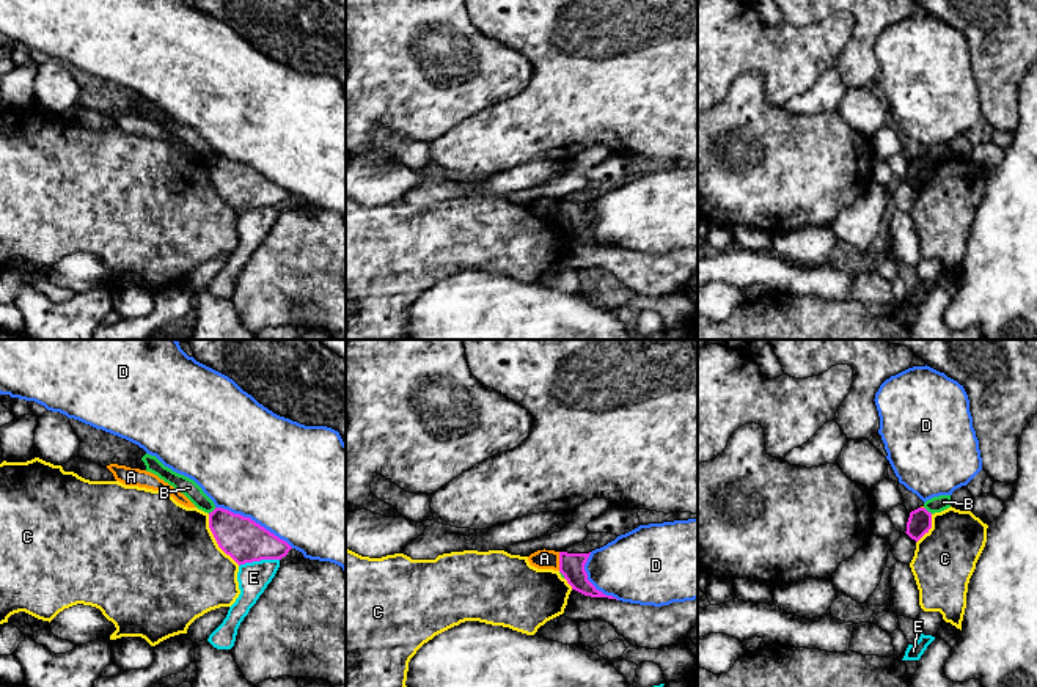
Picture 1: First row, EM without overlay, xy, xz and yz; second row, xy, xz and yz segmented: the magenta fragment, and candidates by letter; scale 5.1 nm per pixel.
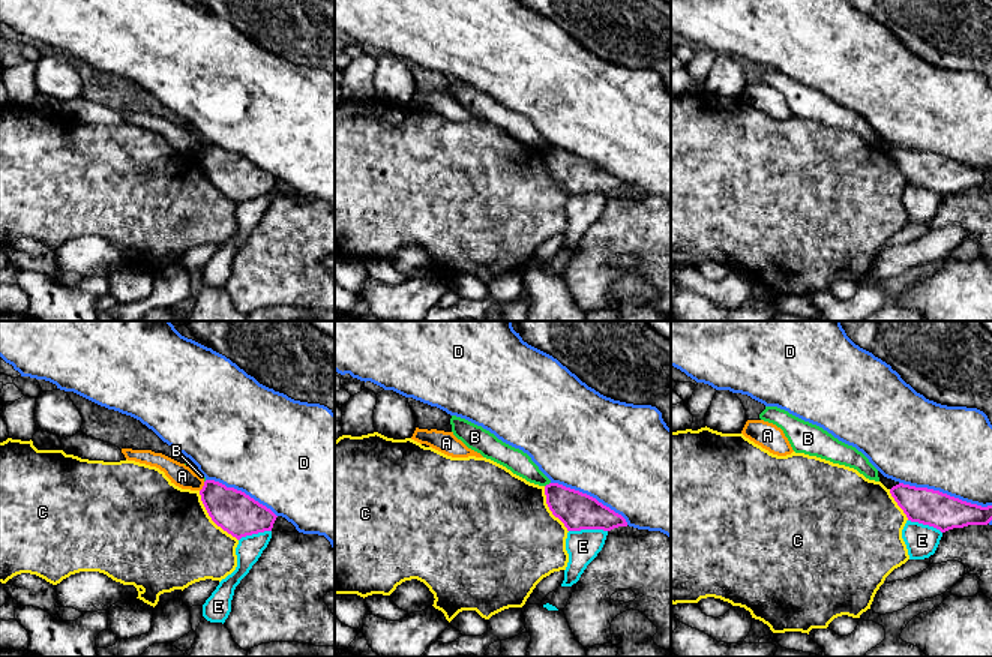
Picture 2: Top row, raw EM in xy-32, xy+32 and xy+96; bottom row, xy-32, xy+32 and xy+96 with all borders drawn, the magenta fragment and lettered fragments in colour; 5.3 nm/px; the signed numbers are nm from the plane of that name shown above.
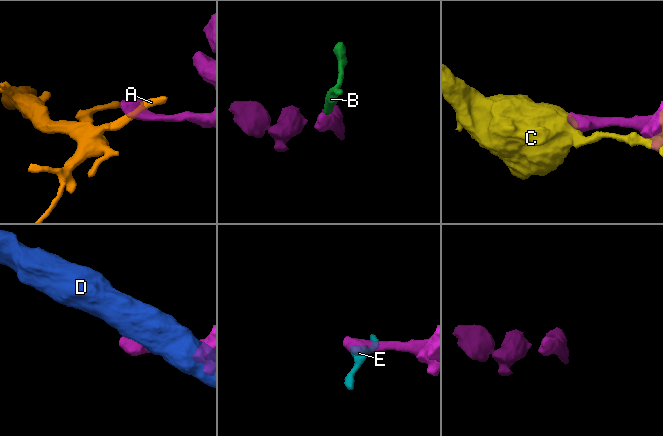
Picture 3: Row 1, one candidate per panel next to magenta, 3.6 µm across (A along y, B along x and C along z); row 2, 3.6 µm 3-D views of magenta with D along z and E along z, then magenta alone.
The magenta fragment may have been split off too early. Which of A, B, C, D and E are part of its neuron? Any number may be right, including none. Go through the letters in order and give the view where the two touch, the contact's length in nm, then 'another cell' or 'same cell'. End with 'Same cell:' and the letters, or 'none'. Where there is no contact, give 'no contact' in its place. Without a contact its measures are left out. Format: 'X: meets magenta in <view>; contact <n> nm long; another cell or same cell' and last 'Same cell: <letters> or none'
A: meets magenta in xz; contact 100 nm long; another cell
B: meets magenta in yz; contact 60 nm long; another cell
C: meets magenta in xy; contact 300 nm long; another cell
D: meets magenta in xy; contact 460 nm long; another cell
E: meets magenta in xy; contact 220 nm long; another cell
Same cell: none

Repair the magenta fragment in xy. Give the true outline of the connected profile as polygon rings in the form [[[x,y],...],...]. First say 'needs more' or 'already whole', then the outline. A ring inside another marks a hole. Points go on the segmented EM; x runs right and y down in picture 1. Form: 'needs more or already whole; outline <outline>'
already whole; outline [[[223,508],[209,512],[209,528],[218,547],[239,566],[261,560],[281,560],[292,549],[250,517]]]

